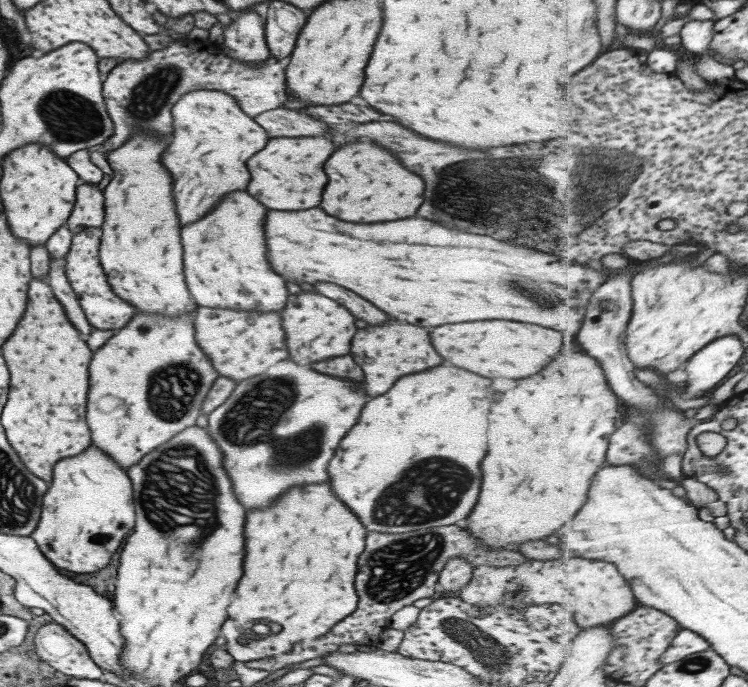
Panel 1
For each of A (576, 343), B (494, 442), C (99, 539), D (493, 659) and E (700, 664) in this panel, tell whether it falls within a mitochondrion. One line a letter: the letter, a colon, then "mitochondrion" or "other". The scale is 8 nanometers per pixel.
A: other
B: other
C: other
D: mitochondrion
E: mitochondrion

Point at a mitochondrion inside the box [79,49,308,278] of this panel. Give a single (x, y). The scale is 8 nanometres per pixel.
(148, 98)

